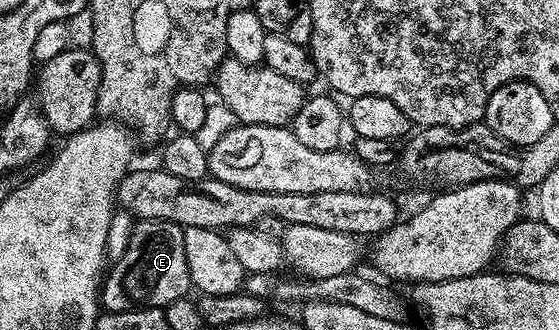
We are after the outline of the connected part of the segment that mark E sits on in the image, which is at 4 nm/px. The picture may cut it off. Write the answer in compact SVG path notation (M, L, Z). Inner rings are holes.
M156 218L136 221L129 236L129 248L114 259L101 282L101 306L109 312L125 312L138 306L162 306L188 297L192 289L189 264L185 260L184 227Z

